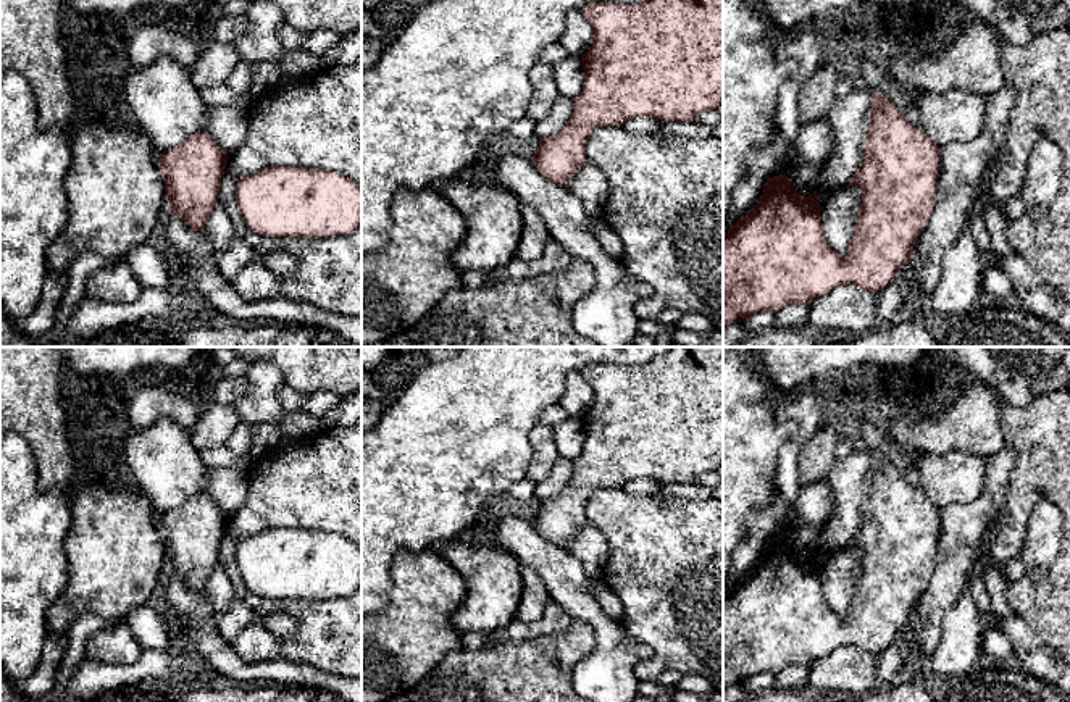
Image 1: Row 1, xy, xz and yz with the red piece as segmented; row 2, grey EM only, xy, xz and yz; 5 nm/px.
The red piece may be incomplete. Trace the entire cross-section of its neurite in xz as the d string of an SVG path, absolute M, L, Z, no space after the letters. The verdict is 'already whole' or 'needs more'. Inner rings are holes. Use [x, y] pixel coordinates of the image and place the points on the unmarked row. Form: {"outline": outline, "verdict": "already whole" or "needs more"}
{"outline": "M671 347L649 363L617 366L589 365L579 371L594 392L589 412L581 418L583 452L571 462L573 478L555 497L544 499L531 518L534 528L549 542L568 549L568 542L586 524L586 505L599 487L623 487L631 479L657 479L663 484L692 484L702 473L723 465L723 347Z", "verdict": "already whole"}

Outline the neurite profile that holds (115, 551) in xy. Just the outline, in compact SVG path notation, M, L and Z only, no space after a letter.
M90 484L74 491L69 499L73 523L65 539L68 557L69 584L65 592L47 610L47 634L61 637L79 615L98 615L107 625L118 625L136 608L148 605L158 575L166 562L166 549L158 524L153 520L155 510L148 499L136 491L113 491L100 484Z

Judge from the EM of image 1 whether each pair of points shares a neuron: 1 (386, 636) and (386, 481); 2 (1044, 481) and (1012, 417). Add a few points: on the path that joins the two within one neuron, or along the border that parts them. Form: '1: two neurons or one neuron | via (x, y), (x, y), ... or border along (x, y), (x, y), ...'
1: two neurons | border along (391, 572), (389, 602), (378, 612)
2: one neuron | via (1044, 465), (1044, 449), (1028, 433)

